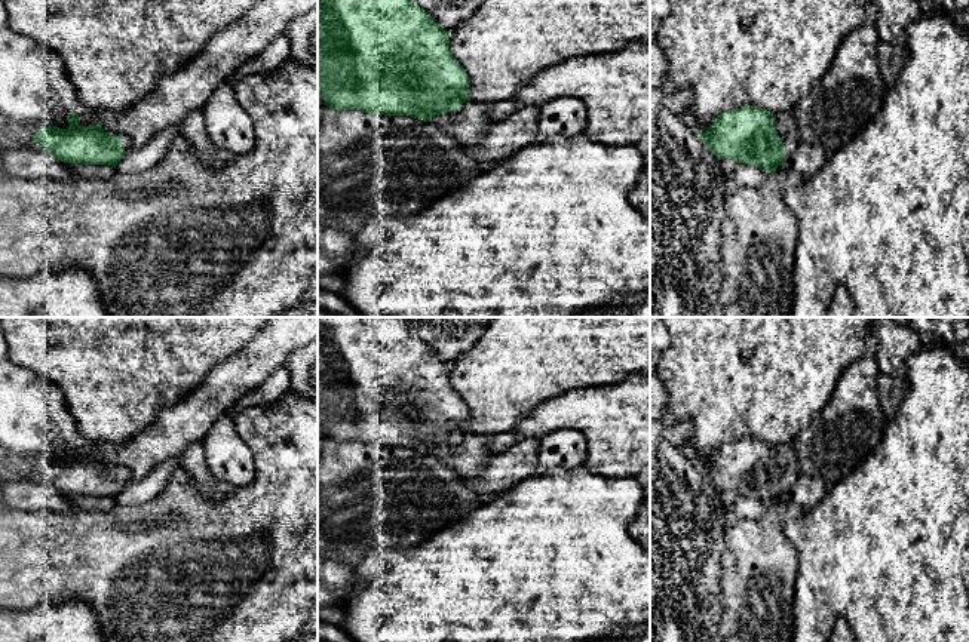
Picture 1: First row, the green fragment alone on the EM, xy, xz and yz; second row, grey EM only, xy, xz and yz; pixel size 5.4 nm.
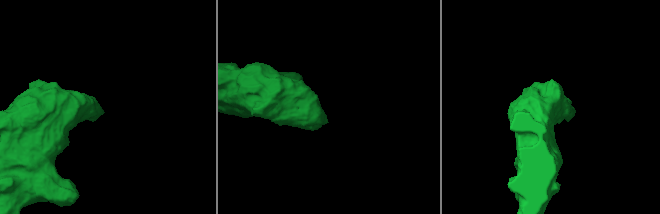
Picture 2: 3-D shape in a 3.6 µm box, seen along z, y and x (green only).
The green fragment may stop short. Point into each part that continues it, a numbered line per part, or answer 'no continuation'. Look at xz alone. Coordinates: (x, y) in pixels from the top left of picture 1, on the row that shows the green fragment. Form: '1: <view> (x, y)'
1: xz (471, 122)

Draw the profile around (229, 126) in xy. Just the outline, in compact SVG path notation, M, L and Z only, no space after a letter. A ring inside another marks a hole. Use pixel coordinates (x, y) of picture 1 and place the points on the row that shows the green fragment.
M220 85L200 111L214 145L234 156L254 148L254 120L237 102L233 86Z

